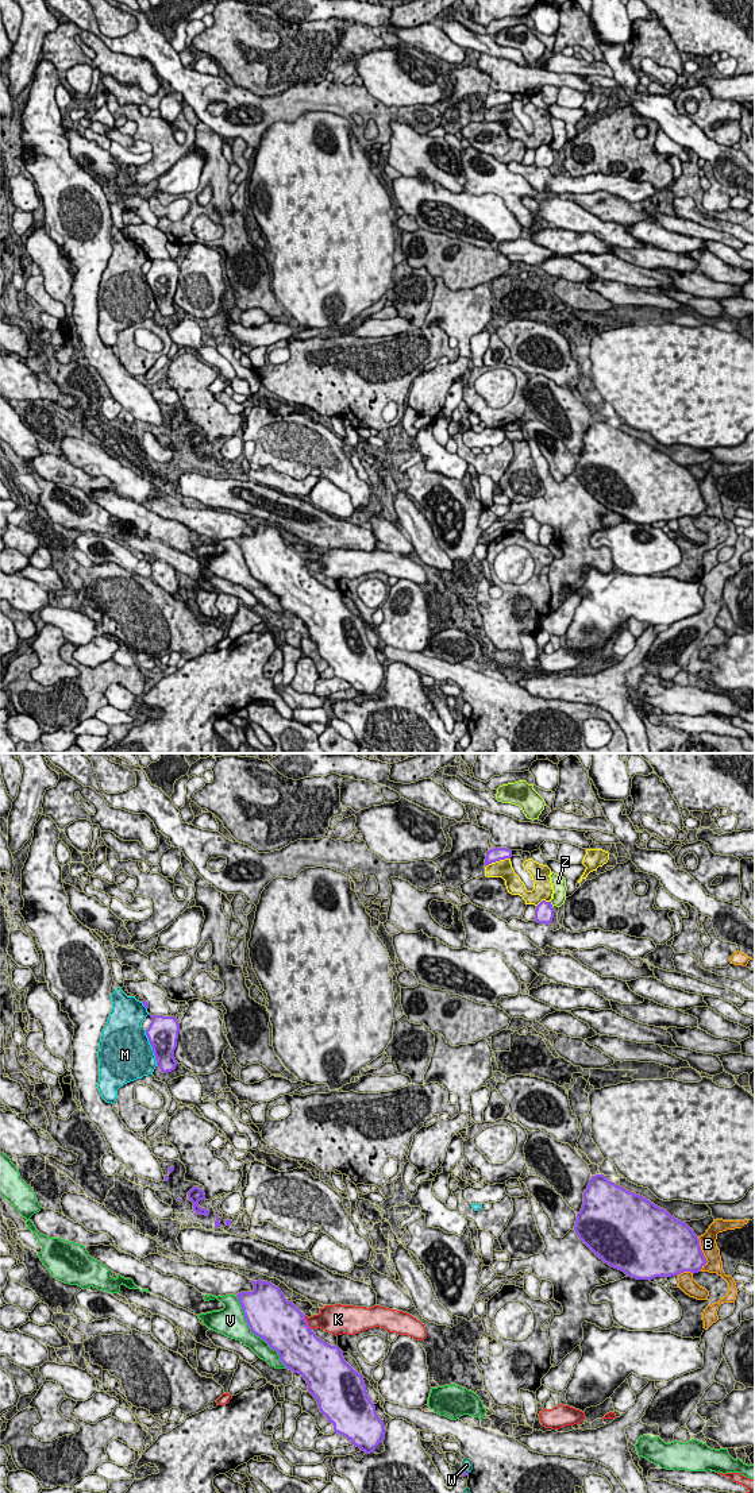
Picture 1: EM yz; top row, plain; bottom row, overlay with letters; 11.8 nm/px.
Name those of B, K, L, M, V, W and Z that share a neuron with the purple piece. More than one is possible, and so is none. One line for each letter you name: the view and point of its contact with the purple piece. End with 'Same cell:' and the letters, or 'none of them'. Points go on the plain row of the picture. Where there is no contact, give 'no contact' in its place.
Same cell: none of them

